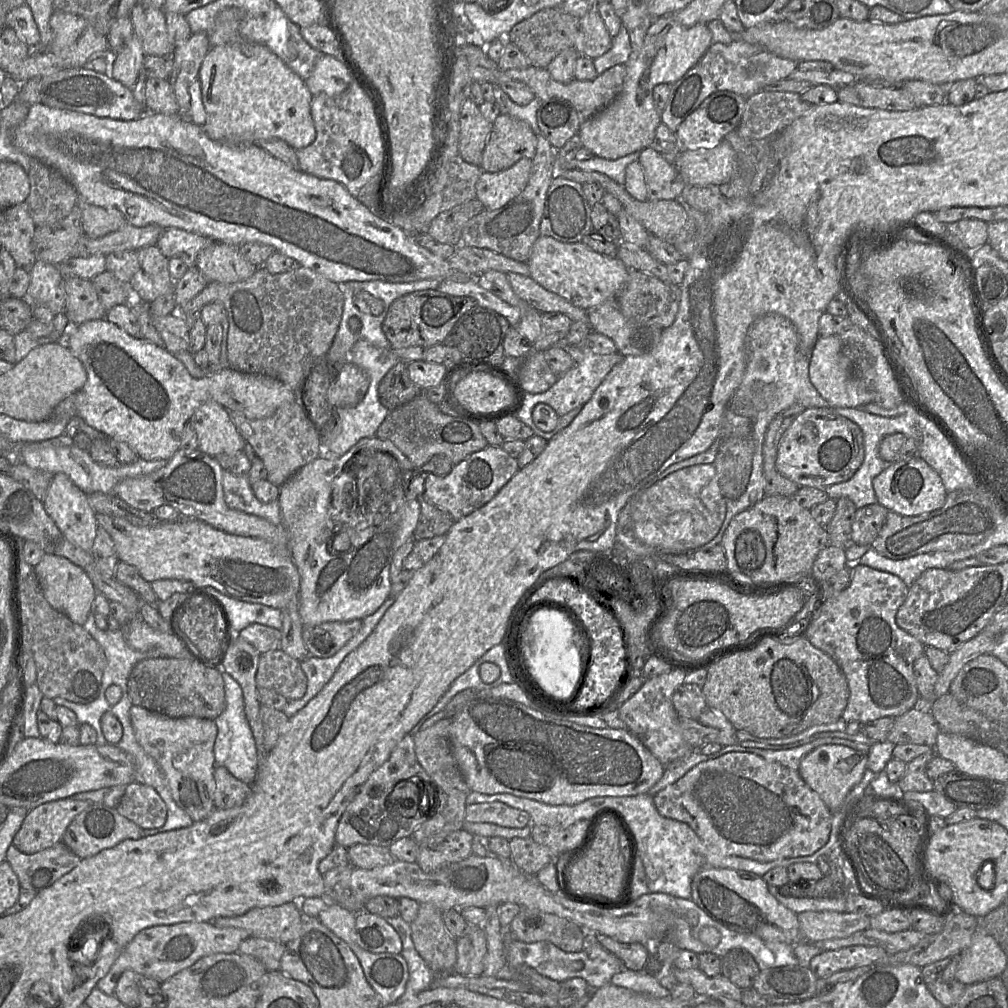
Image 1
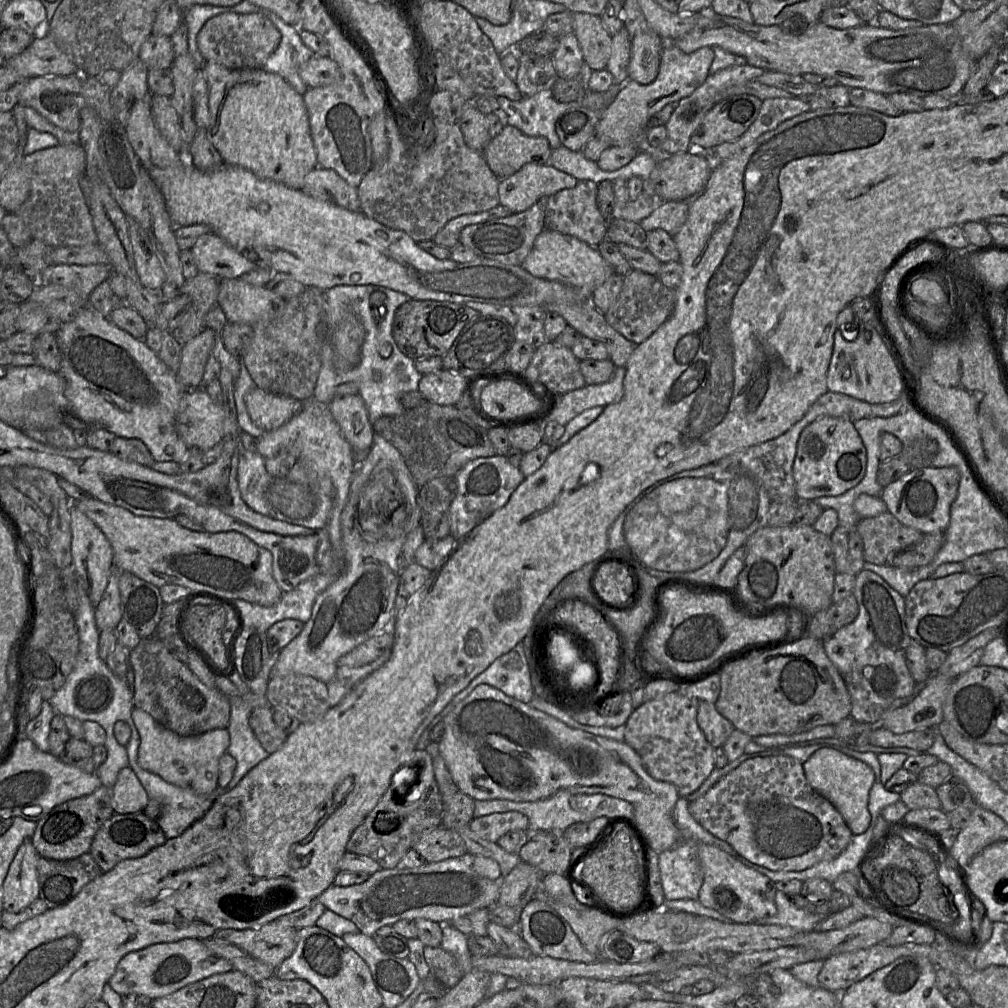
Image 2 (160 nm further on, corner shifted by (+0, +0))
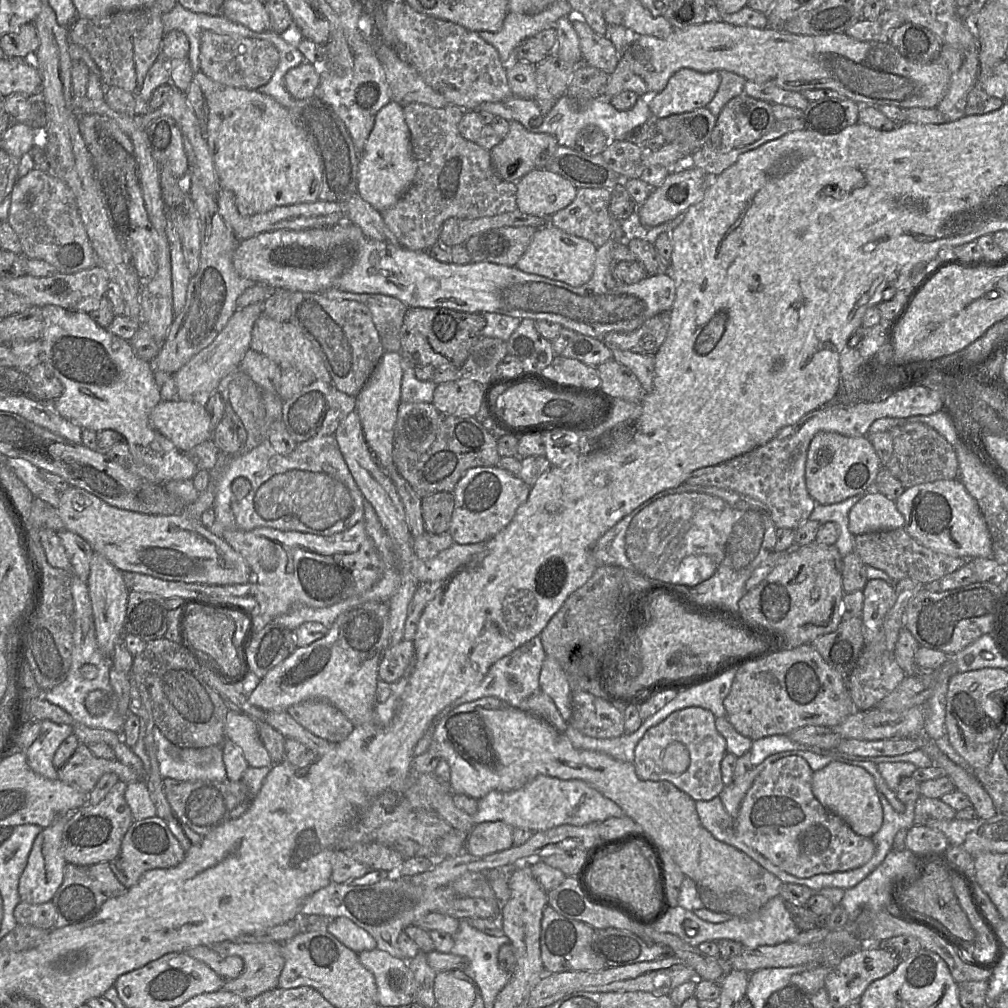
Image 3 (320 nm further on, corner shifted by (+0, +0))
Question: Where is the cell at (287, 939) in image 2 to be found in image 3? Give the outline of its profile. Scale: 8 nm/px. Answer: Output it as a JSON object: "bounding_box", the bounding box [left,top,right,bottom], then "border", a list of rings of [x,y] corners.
{"bounding_box":[210,941,285,1001],"border":[[[223,941],[210,947],[222,956],[239,956],[244,963],[241,974],[234,979],[225,980],[221,990],[232,992],[250,1001],[256,996],[278,987],[279,976],[285,962],[282,955],[282,943],[235,943],[233,941]]]}

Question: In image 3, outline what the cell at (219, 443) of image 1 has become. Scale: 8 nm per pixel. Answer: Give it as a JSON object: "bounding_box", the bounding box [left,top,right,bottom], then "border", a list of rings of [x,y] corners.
{"bounding_box":[149,399,212,452],"border":[[[180,399],[160,402],[151,411],[149,421],[182,452],[209,440],[212,435],[206,407],[195,402]]]}

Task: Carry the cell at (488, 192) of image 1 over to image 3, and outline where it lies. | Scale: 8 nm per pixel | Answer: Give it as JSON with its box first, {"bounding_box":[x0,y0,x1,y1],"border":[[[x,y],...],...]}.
{"bounding_box":[516,169,577,218],"border":[[[535,169],[516,182],[517,209],[522,213],[549,218],[567,207],[577,194],[577,188],[558,174]]]}

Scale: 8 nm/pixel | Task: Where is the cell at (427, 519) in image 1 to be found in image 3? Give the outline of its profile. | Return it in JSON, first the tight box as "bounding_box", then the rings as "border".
{"bounding_box":[422,492,454,534],"border":[[[438,492],[422,498],[422,515],[425,531],[431,534],[448,532],[454,510],[451,492]]]}

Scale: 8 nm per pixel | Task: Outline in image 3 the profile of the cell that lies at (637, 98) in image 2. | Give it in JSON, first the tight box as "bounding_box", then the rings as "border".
{"bounding_box":[647,68,719,119],"border":[[[689,68],[680,69],[661,92],[647,97],[652,118],[661,119],[707,107],[719,85],[718,71],[699,73]]]}

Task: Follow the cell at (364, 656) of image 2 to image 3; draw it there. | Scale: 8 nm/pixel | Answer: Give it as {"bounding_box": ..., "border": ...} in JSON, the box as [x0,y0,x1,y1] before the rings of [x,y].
{"bounding_box":[378,639,415,683],"border":[[[403,639],[394,646],[389,646],[383,653],[378,674],[382,681],[393,683],[407,675],[415,656],[412,641]]]}

